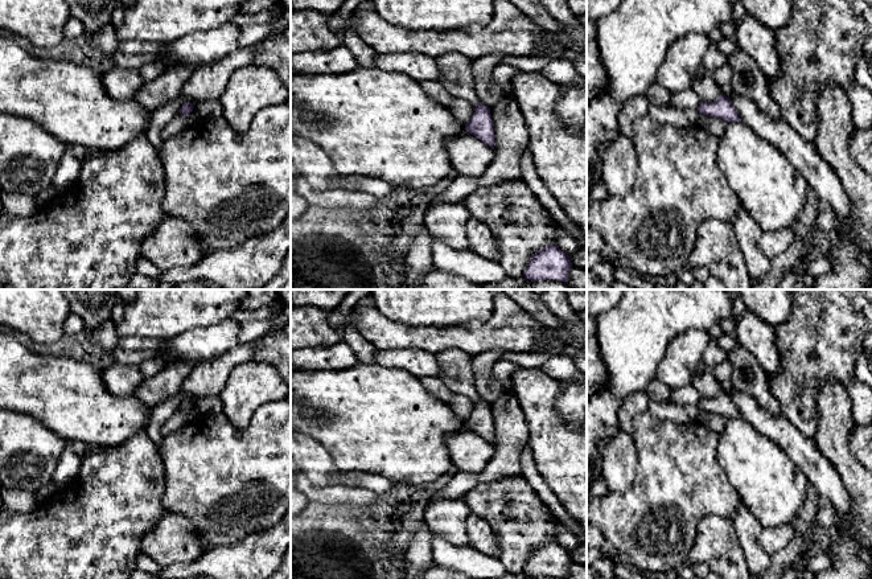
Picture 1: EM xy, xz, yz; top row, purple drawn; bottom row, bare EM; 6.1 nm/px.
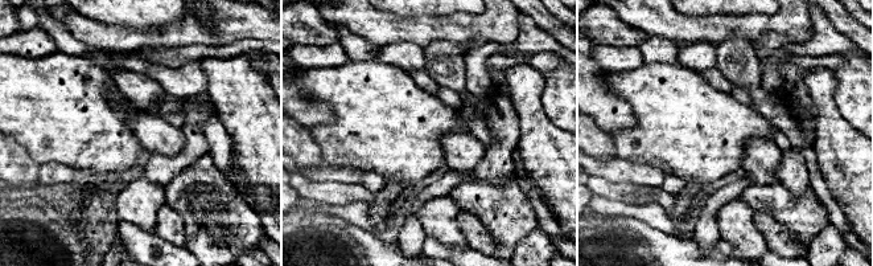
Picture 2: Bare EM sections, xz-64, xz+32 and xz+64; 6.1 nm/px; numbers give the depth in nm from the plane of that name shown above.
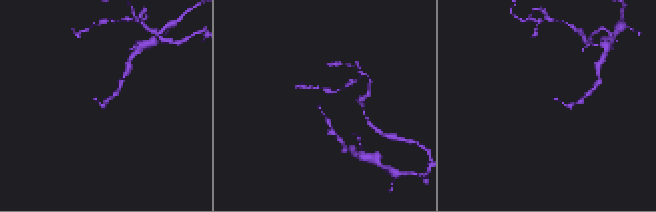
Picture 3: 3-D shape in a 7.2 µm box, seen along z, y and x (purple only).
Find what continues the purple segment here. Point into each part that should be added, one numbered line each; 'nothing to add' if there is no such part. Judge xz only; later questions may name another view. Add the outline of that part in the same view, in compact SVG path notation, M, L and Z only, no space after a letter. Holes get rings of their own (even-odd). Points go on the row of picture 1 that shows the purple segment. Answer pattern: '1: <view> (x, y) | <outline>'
nothing to add

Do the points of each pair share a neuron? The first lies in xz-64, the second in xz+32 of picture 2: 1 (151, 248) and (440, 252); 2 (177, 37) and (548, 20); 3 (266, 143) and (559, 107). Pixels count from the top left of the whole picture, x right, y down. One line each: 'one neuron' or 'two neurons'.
1: one neuron
2: two neurons
3: two neurons

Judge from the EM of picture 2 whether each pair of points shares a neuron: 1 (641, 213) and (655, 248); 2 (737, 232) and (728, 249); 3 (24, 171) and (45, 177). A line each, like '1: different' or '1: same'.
1: different
2: different
3: different

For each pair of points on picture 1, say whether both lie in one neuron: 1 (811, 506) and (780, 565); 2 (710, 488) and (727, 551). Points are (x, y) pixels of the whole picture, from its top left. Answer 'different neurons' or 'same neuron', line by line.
1: same neuron
2: different neurons

